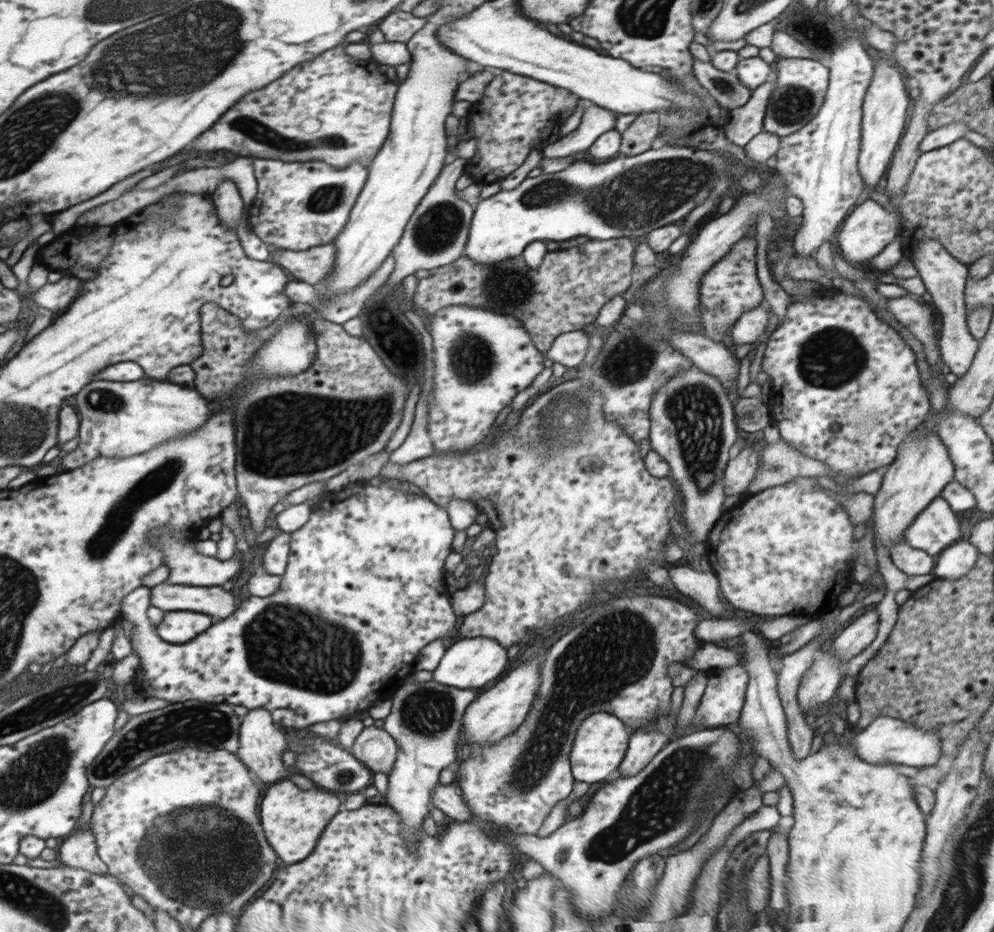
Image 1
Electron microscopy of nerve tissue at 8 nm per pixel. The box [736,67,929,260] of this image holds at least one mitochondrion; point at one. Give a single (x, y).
(794, 105)

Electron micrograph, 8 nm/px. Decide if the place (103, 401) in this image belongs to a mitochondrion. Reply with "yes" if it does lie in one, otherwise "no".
yes

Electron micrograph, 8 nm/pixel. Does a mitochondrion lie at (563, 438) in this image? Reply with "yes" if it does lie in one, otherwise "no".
yes

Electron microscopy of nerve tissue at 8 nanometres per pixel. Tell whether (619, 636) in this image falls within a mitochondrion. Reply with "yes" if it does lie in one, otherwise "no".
yes

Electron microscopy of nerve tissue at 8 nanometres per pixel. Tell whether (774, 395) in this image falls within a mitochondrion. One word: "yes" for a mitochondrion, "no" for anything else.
no

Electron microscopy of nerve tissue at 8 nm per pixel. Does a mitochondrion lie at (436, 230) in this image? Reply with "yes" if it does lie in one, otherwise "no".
yes

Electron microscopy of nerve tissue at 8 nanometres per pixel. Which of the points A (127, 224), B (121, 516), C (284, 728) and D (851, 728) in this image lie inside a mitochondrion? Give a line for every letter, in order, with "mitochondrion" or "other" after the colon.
A: other
B: mitochondrion
C: other
D: other

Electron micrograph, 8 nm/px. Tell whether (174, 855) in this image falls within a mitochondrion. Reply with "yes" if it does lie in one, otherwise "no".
yes

